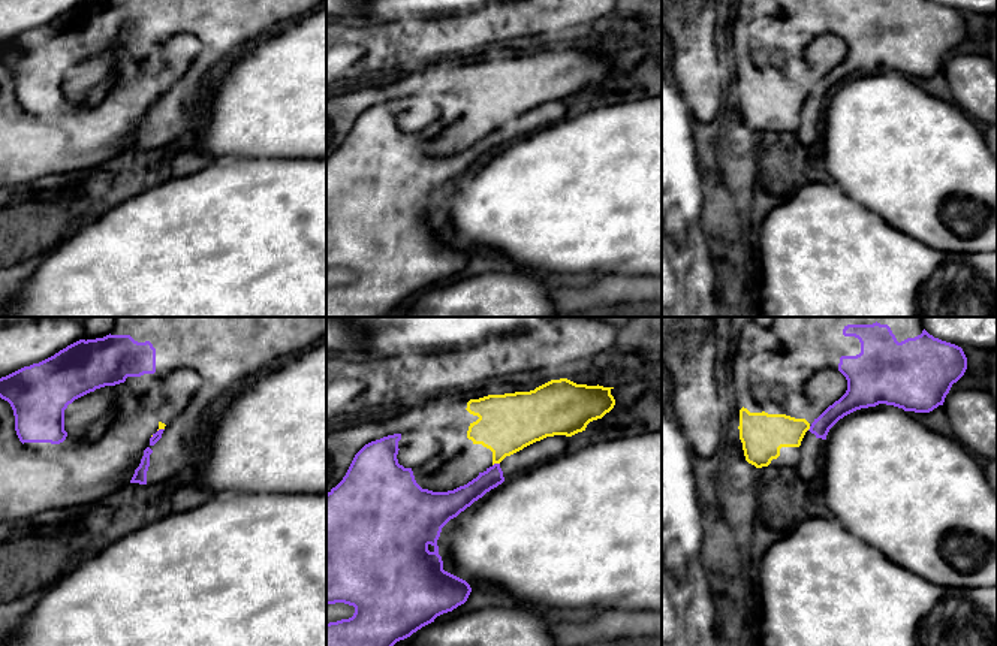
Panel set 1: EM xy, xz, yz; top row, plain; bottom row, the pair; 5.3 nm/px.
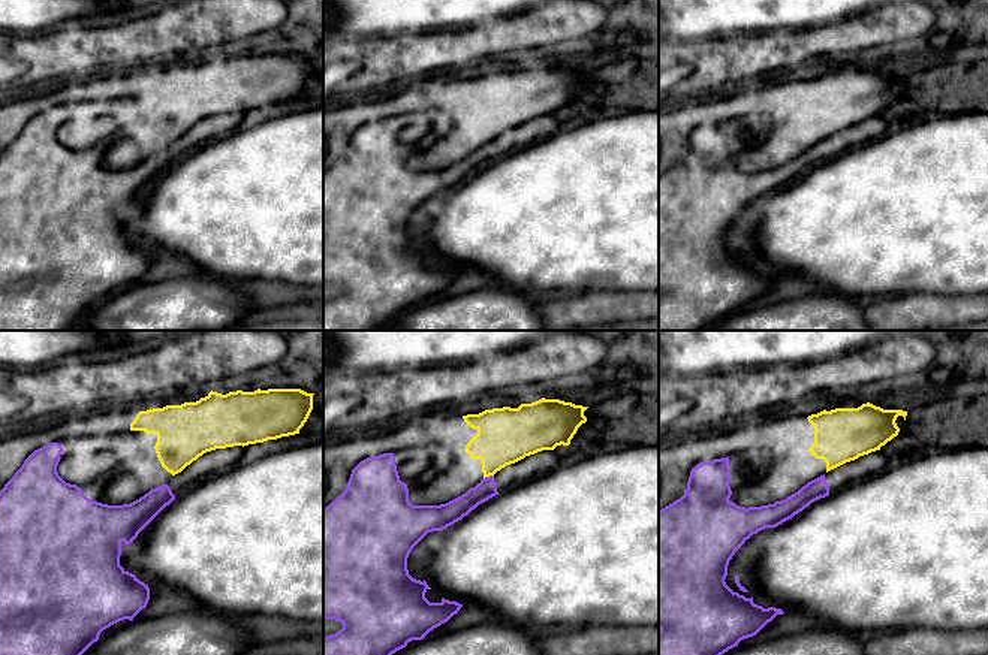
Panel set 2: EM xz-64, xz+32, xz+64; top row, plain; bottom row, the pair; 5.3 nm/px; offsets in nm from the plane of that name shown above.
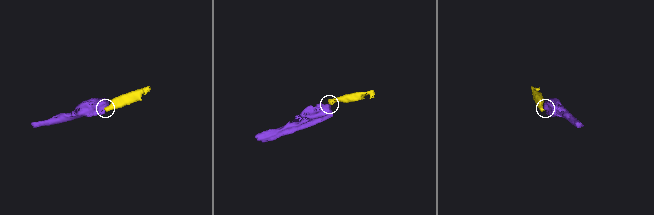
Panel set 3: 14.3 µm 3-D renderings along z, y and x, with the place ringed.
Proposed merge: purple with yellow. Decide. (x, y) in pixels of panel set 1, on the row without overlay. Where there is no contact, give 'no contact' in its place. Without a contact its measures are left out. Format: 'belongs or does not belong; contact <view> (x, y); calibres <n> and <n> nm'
does not belong; contact xz (496, 129); calibres 120 and 320 nm

